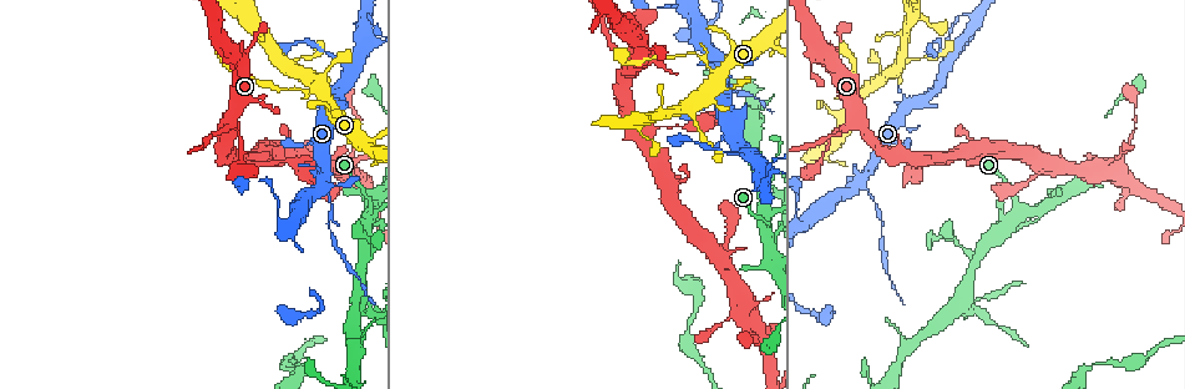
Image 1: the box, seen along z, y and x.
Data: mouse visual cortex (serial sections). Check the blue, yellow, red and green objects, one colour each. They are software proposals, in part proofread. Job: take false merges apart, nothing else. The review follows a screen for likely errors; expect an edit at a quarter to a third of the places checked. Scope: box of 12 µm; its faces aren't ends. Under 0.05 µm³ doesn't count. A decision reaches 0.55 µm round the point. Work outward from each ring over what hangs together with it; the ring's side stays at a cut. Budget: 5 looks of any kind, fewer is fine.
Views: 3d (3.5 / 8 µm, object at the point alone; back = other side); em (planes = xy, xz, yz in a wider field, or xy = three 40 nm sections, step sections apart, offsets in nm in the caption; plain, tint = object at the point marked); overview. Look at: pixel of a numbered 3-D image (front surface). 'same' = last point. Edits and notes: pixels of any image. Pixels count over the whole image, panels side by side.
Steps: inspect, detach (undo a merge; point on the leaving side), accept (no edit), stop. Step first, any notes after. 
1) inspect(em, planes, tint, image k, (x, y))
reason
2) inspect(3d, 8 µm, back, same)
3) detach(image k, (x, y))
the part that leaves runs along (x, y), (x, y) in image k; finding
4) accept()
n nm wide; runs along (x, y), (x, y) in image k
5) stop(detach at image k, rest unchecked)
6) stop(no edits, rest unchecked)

inspect(3d, 3.5 µm, back, image 1, (365, 215))
sudden change in width

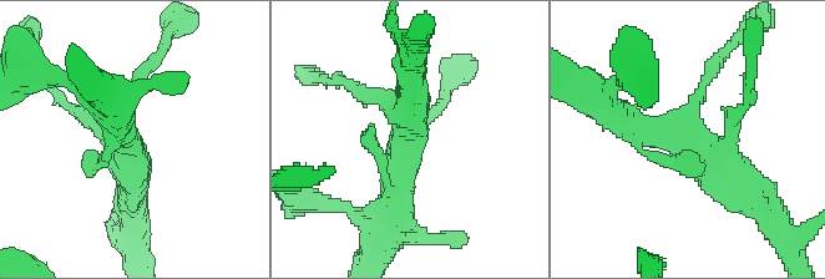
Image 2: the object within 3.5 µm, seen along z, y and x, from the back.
inspect(em, xy, step 1, tint, image 2, (408, 137))
4 arms; arms of 150, 150, 300, 400 nm; need the tissue

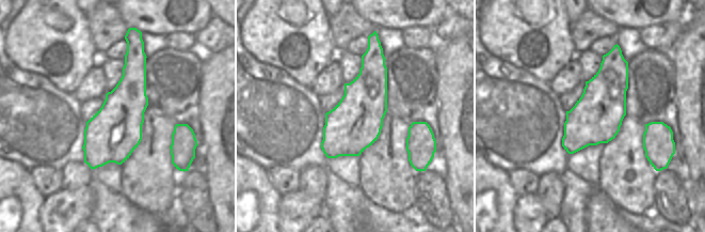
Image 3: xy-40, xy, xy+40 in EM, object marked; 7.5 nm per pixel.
accept()
runs along (708, 75), (683, 137), (753, 191) in image 2; one cell here

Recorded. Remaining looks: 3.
inspect(3d, 3.5 µm, image 1, (865, 90))
a fork

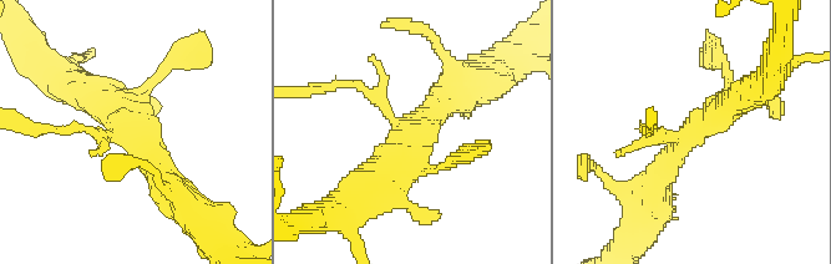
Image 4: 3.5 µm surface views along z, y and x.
inspect(em, xy, step 2, plain, image 4, (692, 127))
need the tissue

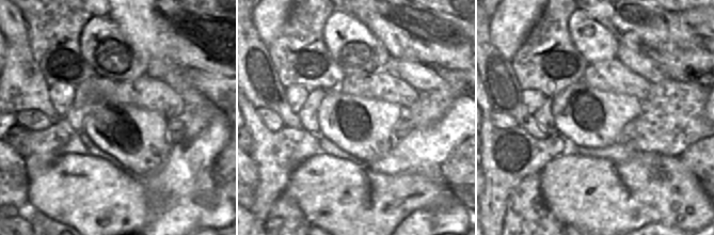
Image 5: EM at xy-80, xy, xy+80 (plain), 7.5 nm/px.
inspect(em, xy, step 2, tint, same)

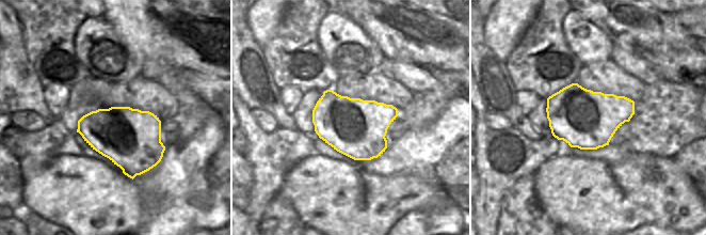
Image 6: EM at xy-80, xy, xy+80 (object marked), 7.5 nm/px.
accept()
runs along (653, 191), (697, 126), (748, 91) in image 4; one cell here

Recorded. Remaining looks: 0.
stop(no edits, rest unchecked)

